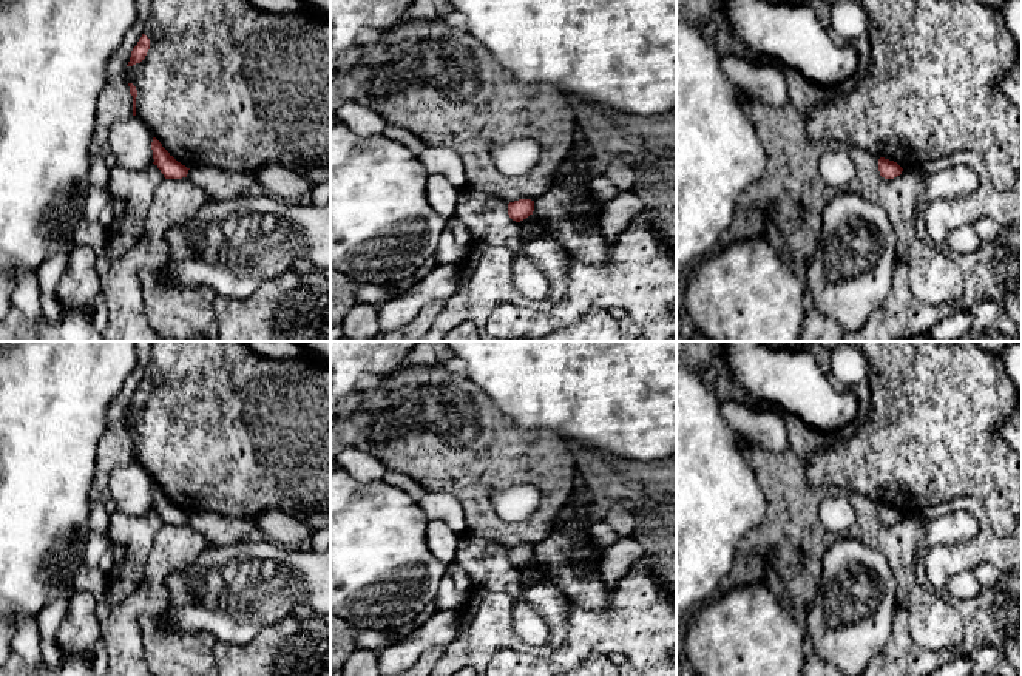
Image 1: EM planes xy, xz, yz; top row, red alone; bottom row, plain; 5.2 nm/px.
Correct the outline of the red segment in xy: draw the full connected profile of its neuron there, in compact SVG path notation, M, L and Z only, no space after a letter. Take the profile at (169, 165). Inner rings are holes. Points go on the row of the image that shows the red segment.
M153 137L151 150L154 159L153 164L161 170L165 179L187 177L190 168L178 162L156 137Z

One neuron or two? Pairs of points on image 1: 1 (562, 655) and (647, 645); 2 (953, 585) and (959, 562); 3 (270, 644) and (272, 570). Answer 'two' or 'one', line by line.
1: one
2: two
3: two

